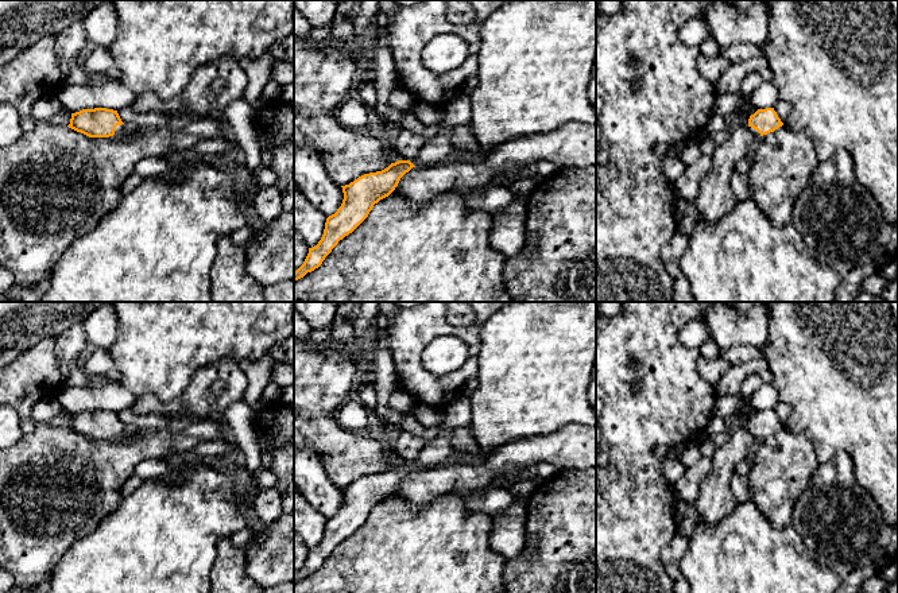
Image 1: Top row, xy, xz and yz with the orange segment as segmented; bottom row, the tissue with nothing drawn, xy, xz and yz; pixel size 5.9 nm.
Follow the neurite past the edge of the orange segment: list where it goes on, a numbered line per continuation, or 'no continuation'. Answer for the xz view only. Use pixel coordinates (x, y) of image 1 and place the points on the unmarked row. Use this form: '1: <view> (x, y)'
1: xz (436, 453)

